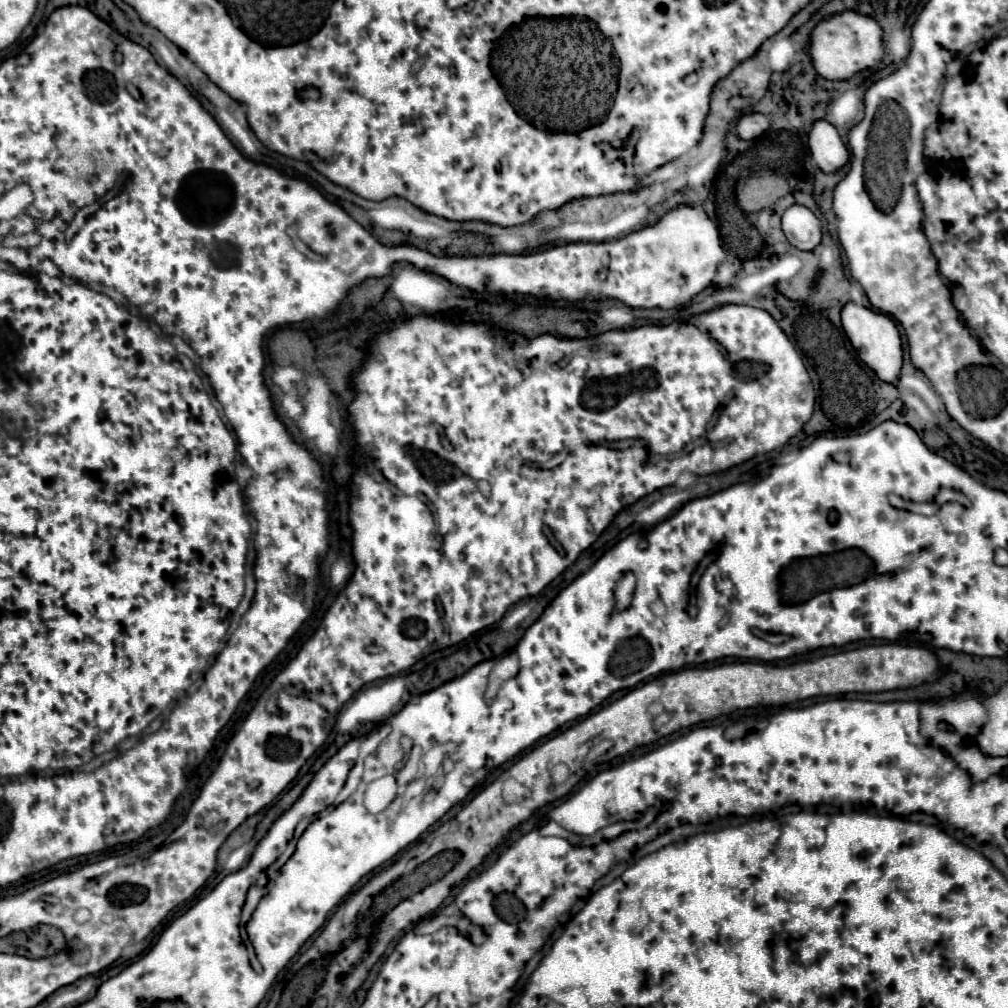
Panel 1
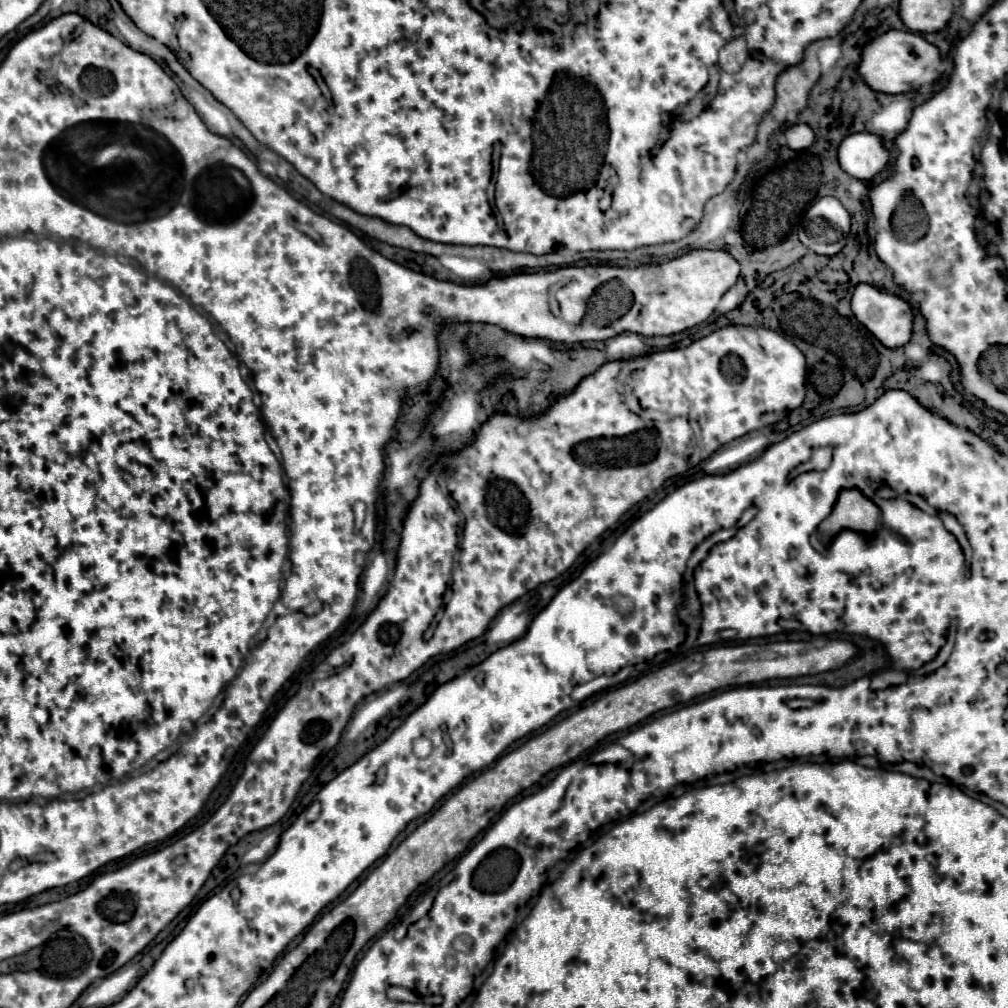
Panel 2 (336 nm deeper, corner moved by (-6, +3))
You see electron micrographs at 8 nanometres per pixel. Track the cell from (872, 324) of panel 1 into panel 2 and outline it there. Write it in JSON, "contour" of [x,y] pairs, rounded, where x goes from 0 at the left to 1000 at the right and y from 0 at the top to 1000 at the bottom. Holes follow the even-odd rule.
{"contour":[[[852,282],[846,290],[844,296],[844,308],[848,315],[870,335],[874,337],[880,345],[894,345],[902,339],[904,335],[904,325],[906,325],[906,310],[902,300],[898,300],[894,294],[876,290],[864,282]]]}

